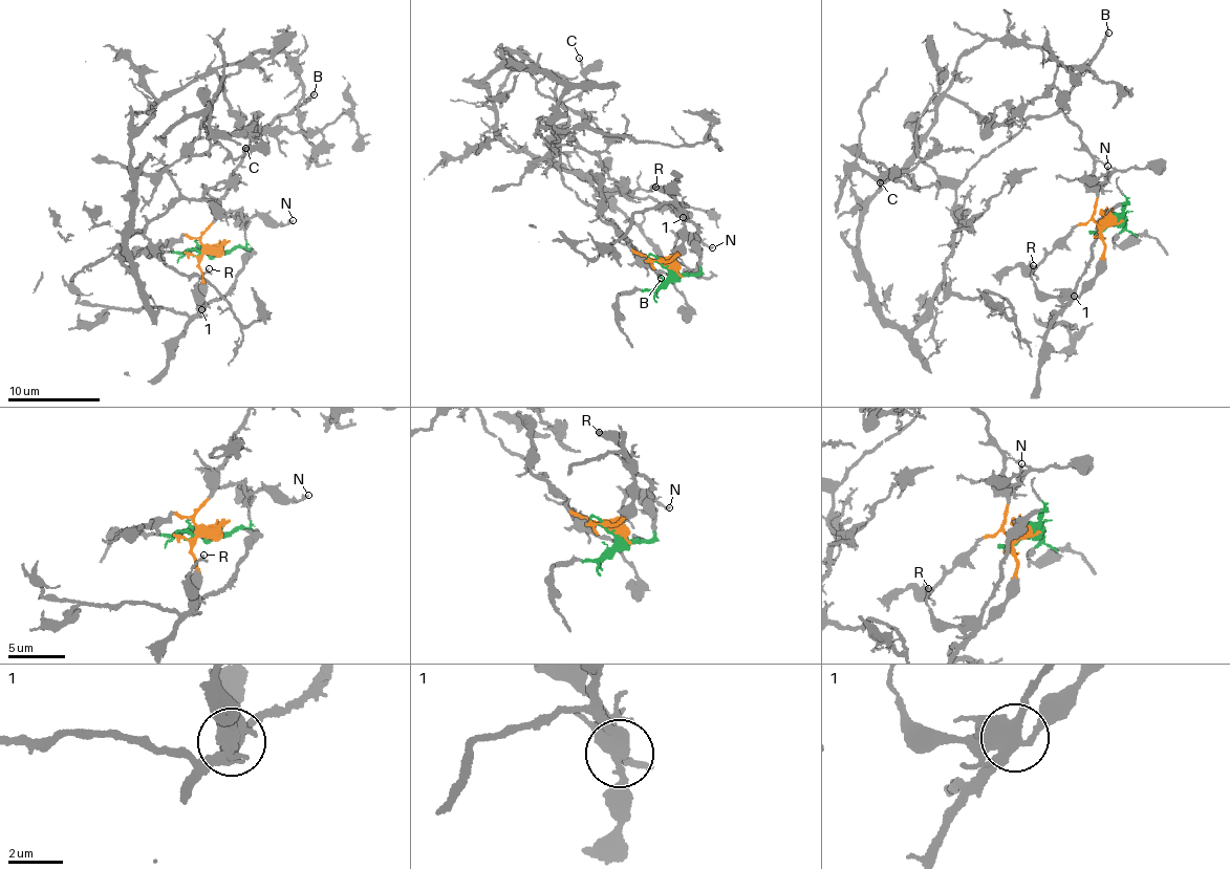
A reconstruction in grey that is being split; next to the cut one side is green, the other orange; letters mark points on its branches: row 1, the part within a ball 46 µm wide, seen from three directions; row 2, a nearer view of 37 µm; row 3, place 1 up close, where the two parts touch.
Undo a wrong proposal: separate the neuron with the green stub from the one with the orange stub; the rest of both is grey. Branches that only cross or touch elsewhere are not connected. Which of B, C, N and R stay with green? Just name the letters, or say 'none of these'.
none of these

